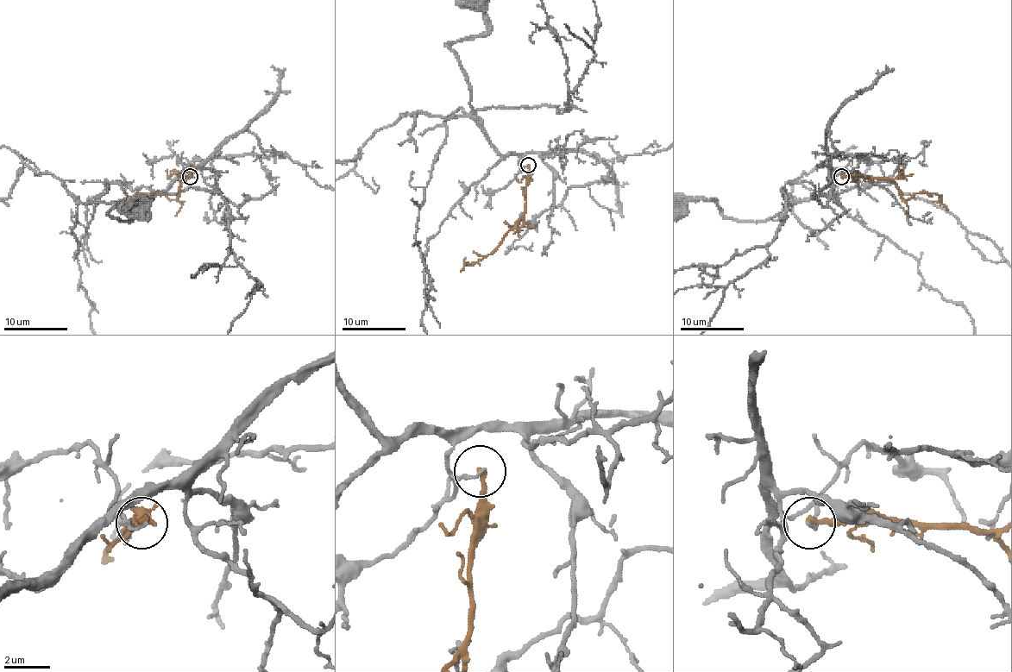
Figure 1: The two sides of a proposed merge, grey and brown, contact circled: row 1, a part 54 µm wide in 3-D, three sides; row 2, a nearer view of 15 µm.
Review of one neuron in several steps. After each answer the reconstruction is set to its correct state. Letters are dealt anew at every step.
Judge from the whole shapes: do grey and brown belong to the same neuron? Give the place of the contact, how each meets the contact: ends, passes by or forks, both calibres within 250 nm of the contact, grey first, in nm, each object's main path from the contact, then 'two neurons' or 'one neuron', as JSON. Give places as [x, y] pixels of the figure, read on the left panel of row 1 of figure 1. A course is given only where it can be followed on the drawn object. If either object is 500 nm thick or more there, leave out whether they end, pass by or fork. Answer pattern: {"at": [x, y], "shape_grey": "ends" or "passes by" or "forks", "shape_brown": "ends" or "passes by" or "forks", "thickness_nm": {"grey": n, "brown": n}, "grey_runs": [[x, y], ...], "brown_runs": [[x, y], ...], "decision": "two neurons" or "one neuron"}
{"at": [190, 177], "shape_grey": "ends", "shape_brown": "ends", "thickness_nm": {"grey": 130, "brown": 240}, "grey_runs": [[189, 177], [181, 174], [143, 199], [130, 222], [110, 214], [125, 201], [149, 199], [132, 206]], "brown_runs": [[189, 177], [179, 185], [179, 195], [175, 199], [164, 193], [151, 196], [146, 193], [135, 195], [122, 209]], "decision": "two neurons"}

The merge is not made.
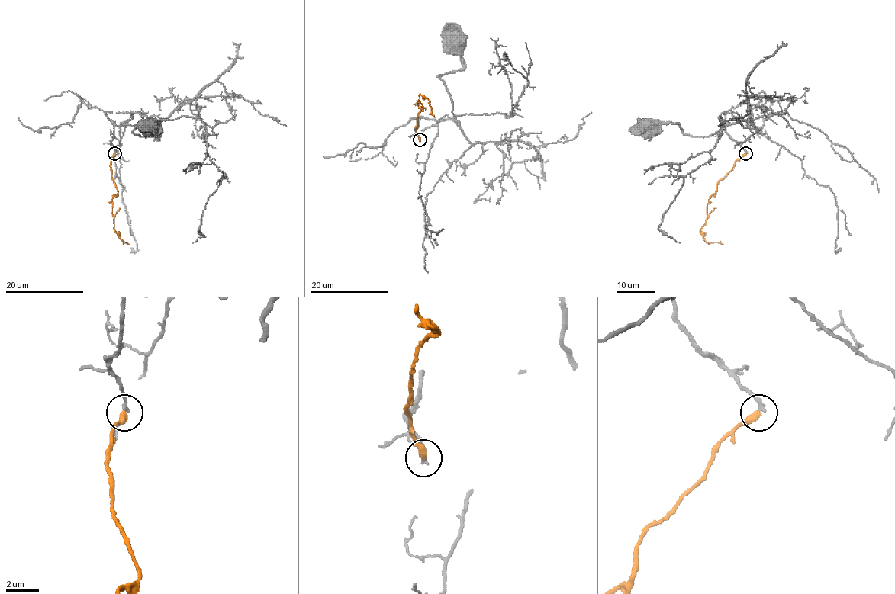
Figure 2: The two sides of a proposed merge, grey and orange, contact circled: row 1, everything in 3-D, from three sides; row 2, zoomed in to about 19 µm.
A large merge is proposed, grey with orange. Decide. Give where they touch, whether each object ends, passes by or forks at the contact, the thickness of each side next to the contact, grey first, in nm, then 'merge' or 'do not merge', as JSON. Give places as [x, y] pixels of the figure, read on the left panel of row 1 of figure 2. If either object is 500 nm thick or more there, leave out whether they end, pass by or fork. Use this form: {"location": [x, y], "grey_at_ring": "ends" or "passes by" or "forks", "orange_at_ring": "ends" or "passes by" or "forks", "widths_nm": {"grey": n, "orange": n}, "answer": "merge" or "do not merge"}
{"location": [114, 153], "grey_at_ring": "ends", "orange_at_ring": "ends", "widths_nm": {"grey": 240, "orange": 420}, "answer": "merge"}

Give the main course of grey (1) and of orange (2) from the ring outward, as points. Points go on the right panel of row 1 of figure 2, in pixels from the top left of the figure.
1: (745, 153), (722, 125), (726, 125), (701, 136), (683, 132), (677, 123), (654, 123), (647, 127)
2: (745, 153), (717, 184), (715, 192), (709, 199), (706, 221), (700, 229), (706, 242), (722, 244)

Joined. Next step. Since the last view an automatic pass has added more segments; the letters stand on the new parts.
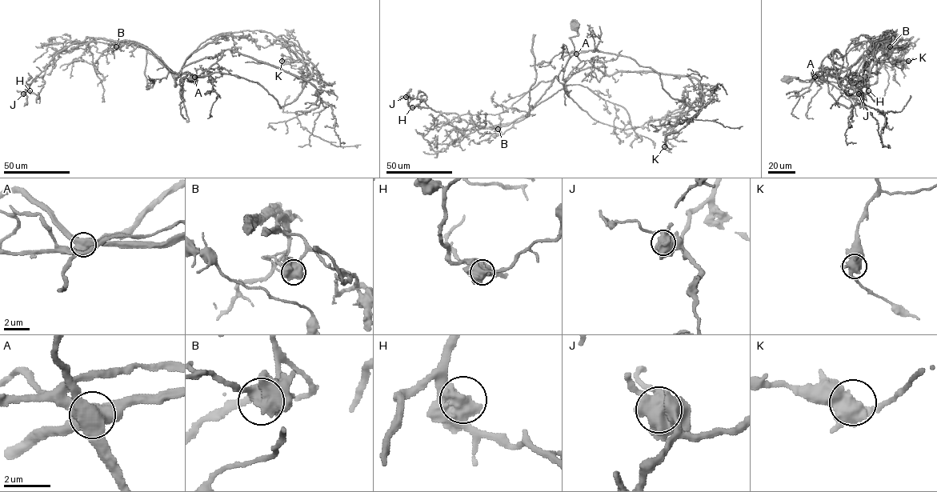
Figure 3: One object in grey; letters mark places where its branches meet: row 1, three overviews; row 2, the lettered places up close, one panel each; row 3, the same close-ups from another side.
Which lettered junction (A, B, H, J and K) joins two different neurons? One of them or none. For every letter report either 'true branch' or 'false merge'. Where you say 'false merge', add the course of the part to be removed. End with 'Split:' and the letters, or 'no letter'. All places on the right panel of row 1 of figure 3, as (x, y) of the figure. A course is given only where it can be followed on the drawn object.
A: false merge; course (814, 77), (827, 72), (839, 78), (840, 86), (842, 57), (854, 46), (913, 37), (890, 62)
B: true branch
H: true branch
J: true branch
K: true branch
Split: A

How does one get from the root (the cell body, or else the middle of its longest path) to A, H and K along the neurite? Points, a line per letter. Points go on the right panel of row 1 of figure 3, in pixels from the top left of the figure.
A: (787, 78), (798, 78), (802, 82), (808, 82), (814, 77)
H: (787, 78), (808, 82), (822, 72), (838, 78), (840, 86), (842, 57), (872, 40), (877, 44), (868, 90)
K: (787, 78), (808, 82), (813, 72), (850, 108), (860, 102), (874, 62), (908, 61)

